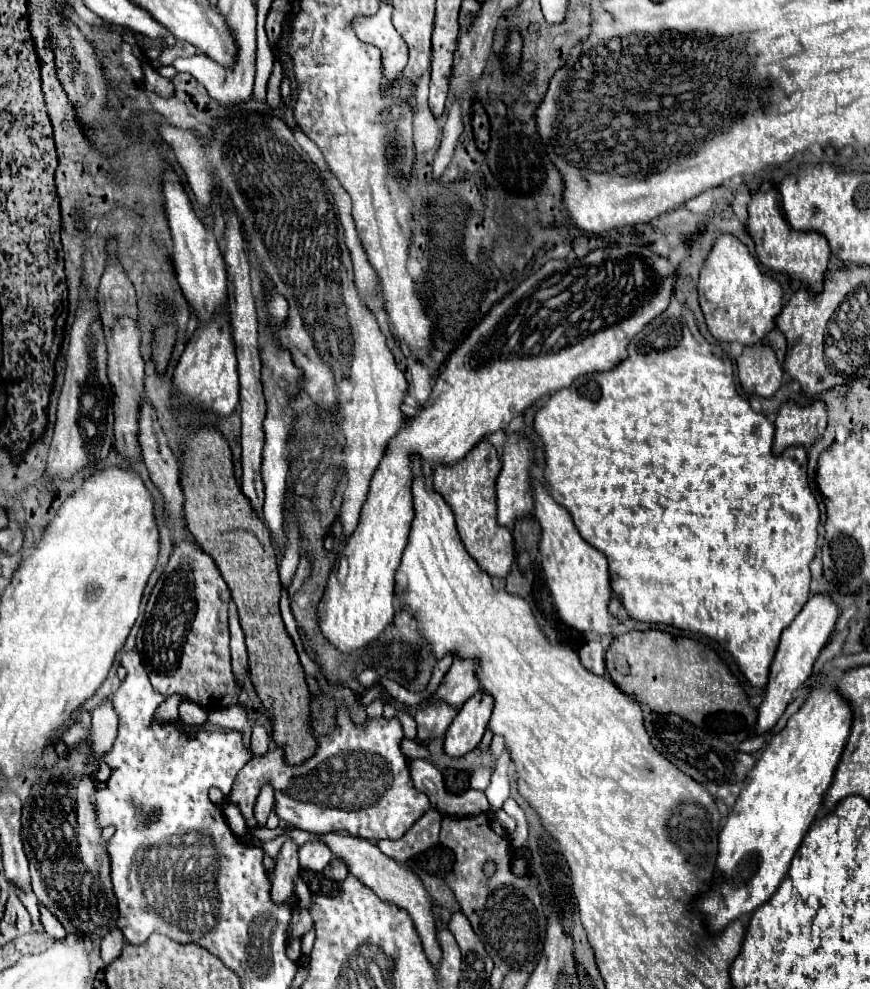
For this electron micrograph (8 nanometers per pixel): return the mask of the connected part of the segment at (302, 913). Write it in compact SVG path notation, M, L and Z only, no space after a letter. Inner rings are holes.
M296 908L296 910L294 910L294 918L292 918L292 922L290 922L290 936L292 936L292 938L300 938L300 936L304 936L304 932L310 930L310 928L312 928L312 918L310 918L310 914L308 914L306 910L302 910L302 908Z

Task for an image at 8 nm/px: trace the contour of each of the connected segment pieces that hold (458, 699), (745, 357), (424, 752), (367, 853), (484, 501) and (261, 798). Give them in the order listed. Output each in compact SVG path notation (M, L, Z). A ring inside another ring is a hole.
M456 658L450 670L446 672L436 698L450 702L454 708L460 710L462 702L474 696L480 690L480 680L476 678L478 660L476 658Z
M762 342L746 346L738 356L738 376L748 394L760 394L764 398L772 396L782 384L782 374L774 350Z
M404 738L401 742L403 754L411 759L427 759L430 761L430 752L427 746L418 743L416 740Z
M324 834L320 840L328 842L330 850L334 852L334 856L346 860L348 864L348 870L352 876L356 876L360 882L364 882L368 888L372 888L382 900L388 900L388 902L396 902L400 908L406 908L408 914L412 916L414 924L416 924L416 930L422 938L422 946L426 950L426 956L432 964L438 964L442 952L440 952L440 946L438 946L438 938L436 938L436 928L434 928L434 916L432 916L432 898L430 894L424 890L420 878L406 870L404 866L400 866L396 860L388 858L386 854L380 852L380 848L370 842L370 840L364 840L364 838L356 838L356 836L348 836L348 834Z
M480 440L464 460L452 466L434 468L434 490L446 500L456 516L458 534L468 554L490 576L506 576L514 562L512 534L496 520L496 478L500 472L500 458L488 440Z
M264 784L260 794L258 794L258 800L256 800L256 808L254 808L254 816L258 820L260 826L266 826L266 818L272 810L272 802L274 802L274 790L270 784Z

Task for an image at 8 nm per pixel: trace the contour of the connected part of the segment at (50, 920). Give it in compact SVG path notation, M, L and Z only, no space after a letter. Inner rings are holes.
M40 904L40 920L42 920L42 926L44 926L48 936L52 936L52 938L64 938L66 936L66 930L60 924L60 920L54 918L54 914L44 904Z

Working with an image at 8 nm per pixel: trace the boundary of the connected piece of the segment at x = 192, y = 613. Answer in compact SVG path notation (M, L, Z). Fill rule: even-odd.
M190 534L182 536L150 592L144 624L136 636L136 648L156 690L168 696L182 694L208 710L238 702L242 690L232 674L228 602L230 590L214 560Z

